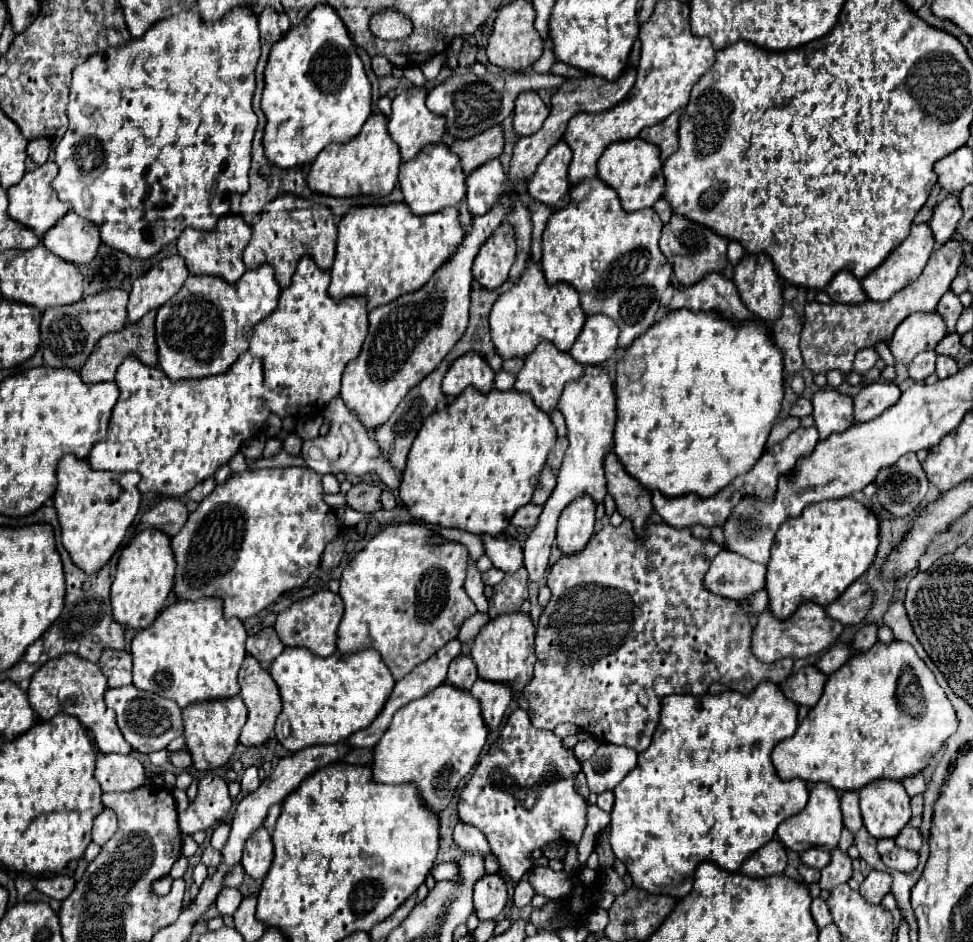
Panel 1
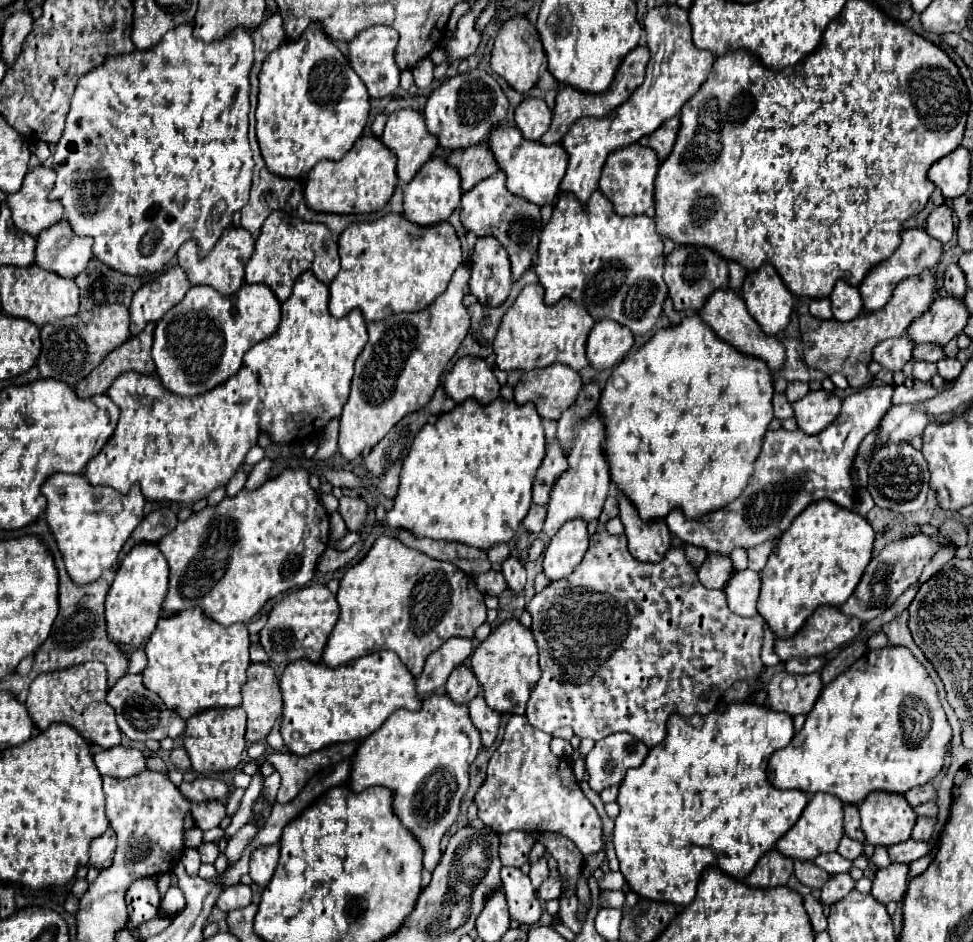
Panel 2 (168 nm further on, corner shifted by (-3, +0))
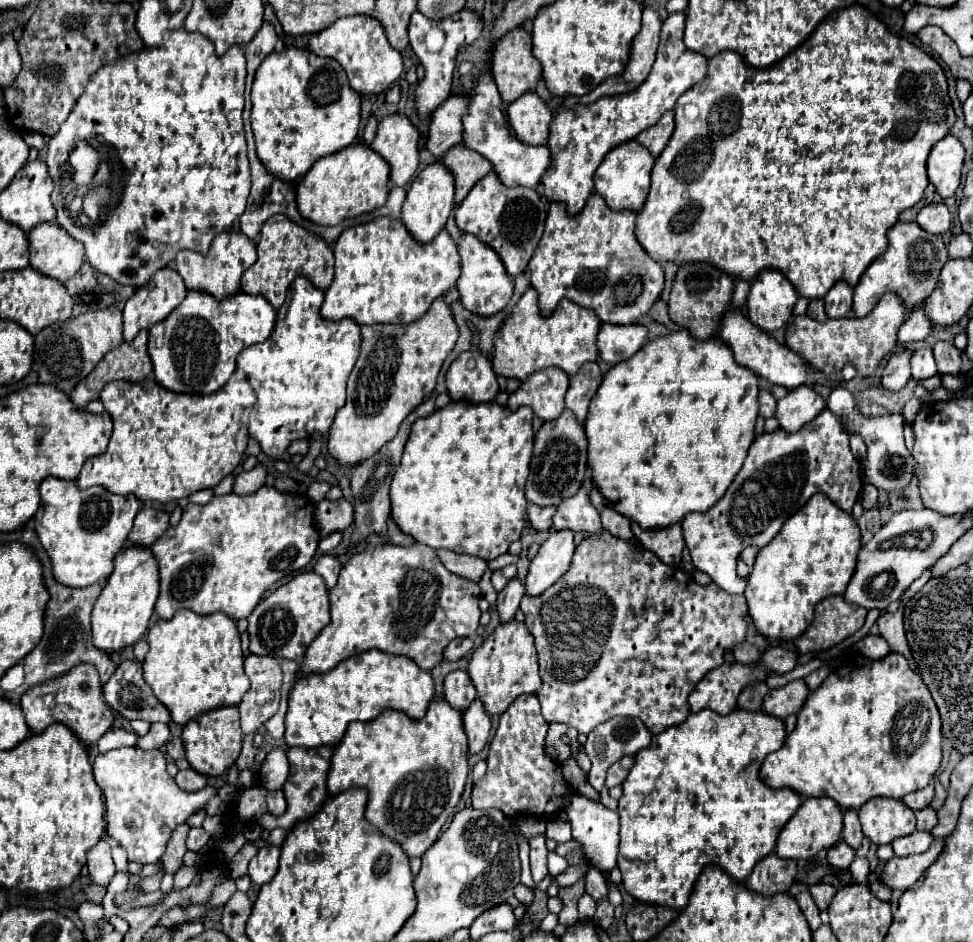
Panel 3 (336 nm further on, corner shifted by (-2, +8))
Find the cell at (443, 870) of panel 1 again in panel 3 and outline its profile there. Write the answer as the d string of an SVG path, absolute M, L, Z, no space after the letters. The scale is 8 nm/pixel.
M432 702L426 716L422 720L412 720L402 712L388 710L372 722L352 722L334 748L328 772L328 794L336 796L348 788L366 788L368 804L366 804L366 820L374 824L384 836L398 842L402 850L412 856L422 856L438 838L440 828L454 812L458 804L468 772L468 738L462 726L462 714L452 710L452 706L442 702Z

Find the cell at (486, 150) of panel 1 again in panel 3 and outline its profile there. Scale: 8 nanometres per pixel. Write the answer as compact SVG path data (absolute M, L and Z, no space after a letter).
M462 144L448 150L446 156L442 158L442 164L454 174L454 180L456 180L456 206L468 196L472 186L492 170L492 164L484 156L464 148Z

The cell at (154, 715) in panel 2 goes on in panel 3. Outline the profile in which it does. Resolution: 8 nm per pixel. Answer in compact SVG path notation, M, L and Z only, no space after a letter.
M124 660L118 664L116 672L110 676L110 680L104 684L104 700L122 716L128 720L146 720L146 722L170 722L168 710L160 704L160 700L156 700L156 696L152 694L150 686L146 684L144 676L142 676L142 664L138 660Z

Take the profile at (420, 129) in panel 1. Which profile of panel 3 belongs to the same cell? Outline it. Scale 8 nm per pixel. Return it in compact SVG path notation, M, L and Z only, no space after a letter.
M392 114L378 124L370 148L390 164L390 180L396 186L406 186L418 170L418 138L416 124L406 116Z

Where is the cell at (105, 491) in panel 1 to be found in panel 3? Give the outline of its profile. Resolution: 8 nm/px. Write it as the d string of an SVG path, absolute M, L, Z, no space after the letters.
M46 478L40 484L40 508L34 516L36 534L50 556L56 582L70 588L86 588L98 580L106 580L114 568L114 556L124 548L132 530L132 522L140 510L136 496L116 496L102 486L80 490L76 482Z

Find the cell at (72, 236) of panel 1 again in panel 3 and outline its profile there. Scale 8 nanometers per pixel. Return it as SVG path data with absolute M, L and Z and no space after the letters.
M44 222L30 230L30 266L58 282L70 280L84 264L84 248L56 222Z

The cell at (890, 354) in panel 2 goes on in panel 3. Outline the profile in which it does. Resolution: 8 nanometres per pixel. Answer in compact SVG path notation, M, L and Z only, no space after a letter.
M922 308L914 310L908 320L900 326L898 330L898 340L904 344L904 342L918 342L918 340L924 340L930 332L934 330L934 324L930 324L926 312Z

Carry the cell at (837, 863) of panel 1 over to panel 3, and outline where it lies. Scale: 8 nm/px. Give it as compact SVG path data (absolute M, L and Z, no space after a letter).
M820 882L820 884L812 884L812 886L810 886L810 894L812 894L816 906L818 906L820 910L826 910L826 908L830 906L834 894L836 894L836 888L834 888L832 884Z

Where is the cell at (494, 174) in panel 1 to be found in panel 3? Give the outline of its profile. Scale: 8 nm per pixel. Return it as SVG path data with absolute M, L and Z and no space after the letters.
M490 172L484 176L464 198L454 214L456 226L464 234L474 234L478 240L488 244L504 262L506 272L516 278L526 272L526 266L534 254L536 244L544 232L546 222L546 202L532 188L506 188L500 184L498 176Z

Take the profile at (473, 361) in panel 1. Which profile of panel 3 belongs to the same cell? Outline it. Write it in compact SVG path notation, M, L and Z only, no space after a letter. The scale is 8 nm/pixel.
M464 352L462 356L458 356L448 374L446 374L446 386L448 386L448 394L454 402L470 402L470 404L484 404L484 402L494 402L496 394L498 394L498 382L496 382L496 374L492 370L492 364L488 360L488 356L484 356L482 352Z

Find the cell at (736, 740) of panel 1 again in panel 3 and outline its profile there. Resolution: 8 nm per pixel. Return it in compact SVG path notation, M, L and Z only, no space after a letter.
M740 708L728 716L700 710L690 714L684 724L652 736L650 746L636 754L636 762L622 784L624 794L618 800L618 814L622 814L618 868L626 892L648 904L664 904L666 908L682 910L688 904L696 878L708 864L716 864L734 880L746 882L756 860L774 852L780 830L800 806L800 796L796 796L794 790L772 790L758 778L764 758L778 750L784 738L784 722L764 712Z

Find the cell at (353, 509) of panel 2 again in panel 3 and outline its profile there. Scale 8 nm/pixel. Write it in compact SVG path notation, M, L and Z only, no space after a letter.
M346 498L340 500L328 500L316 504L316 528L320 528L322 536L328 536L332 532L342 532L352 524L352 504Z

